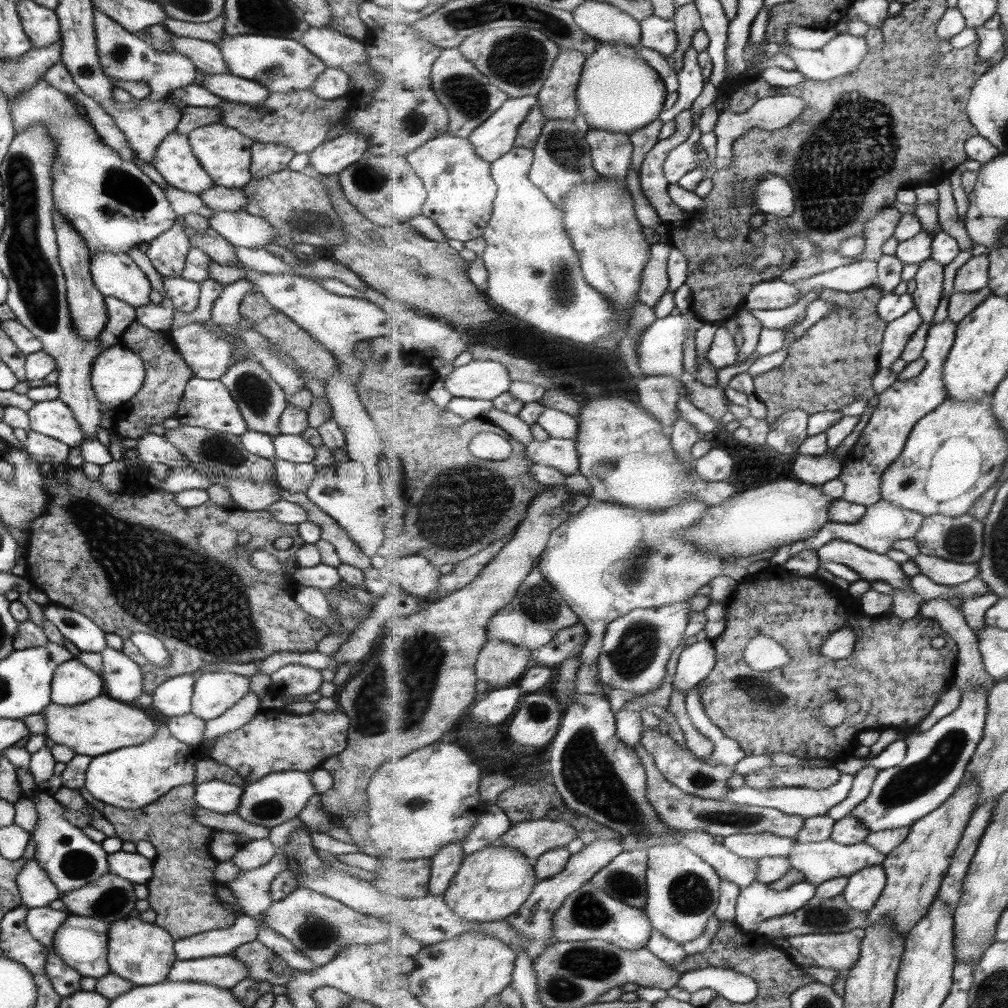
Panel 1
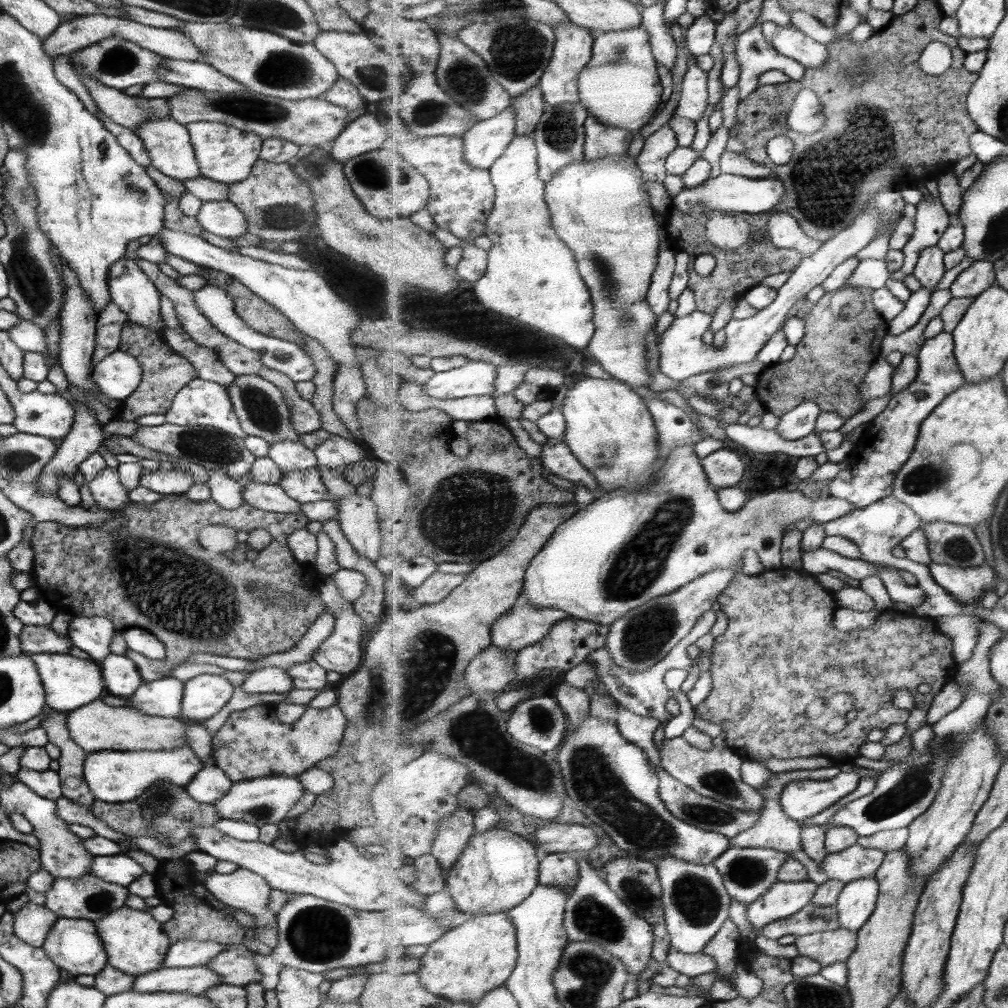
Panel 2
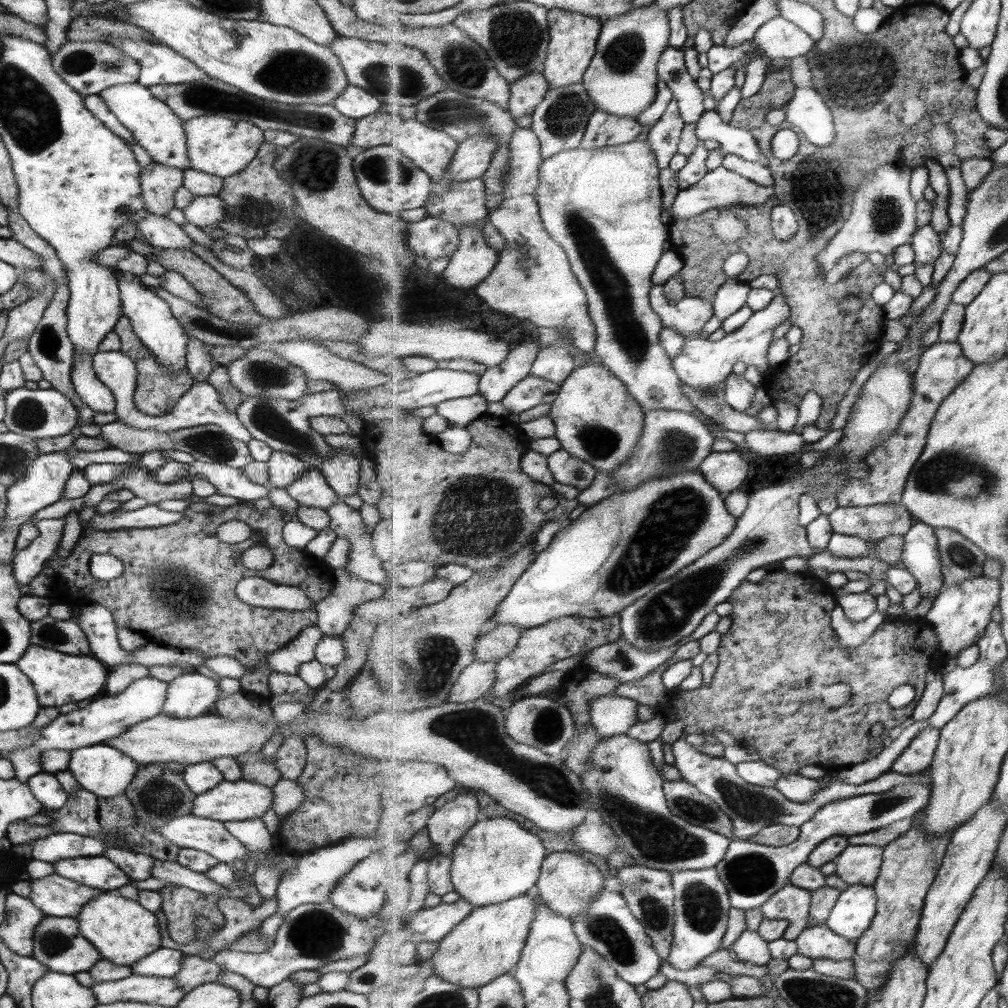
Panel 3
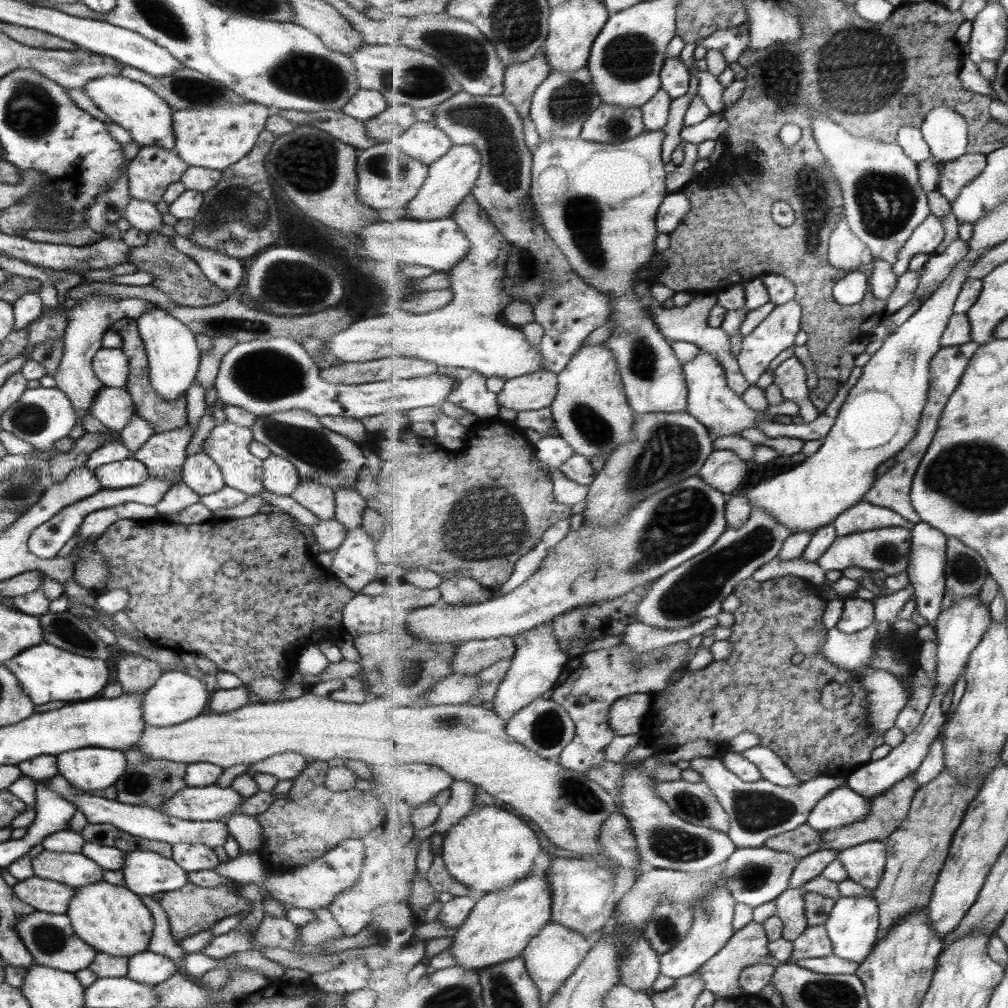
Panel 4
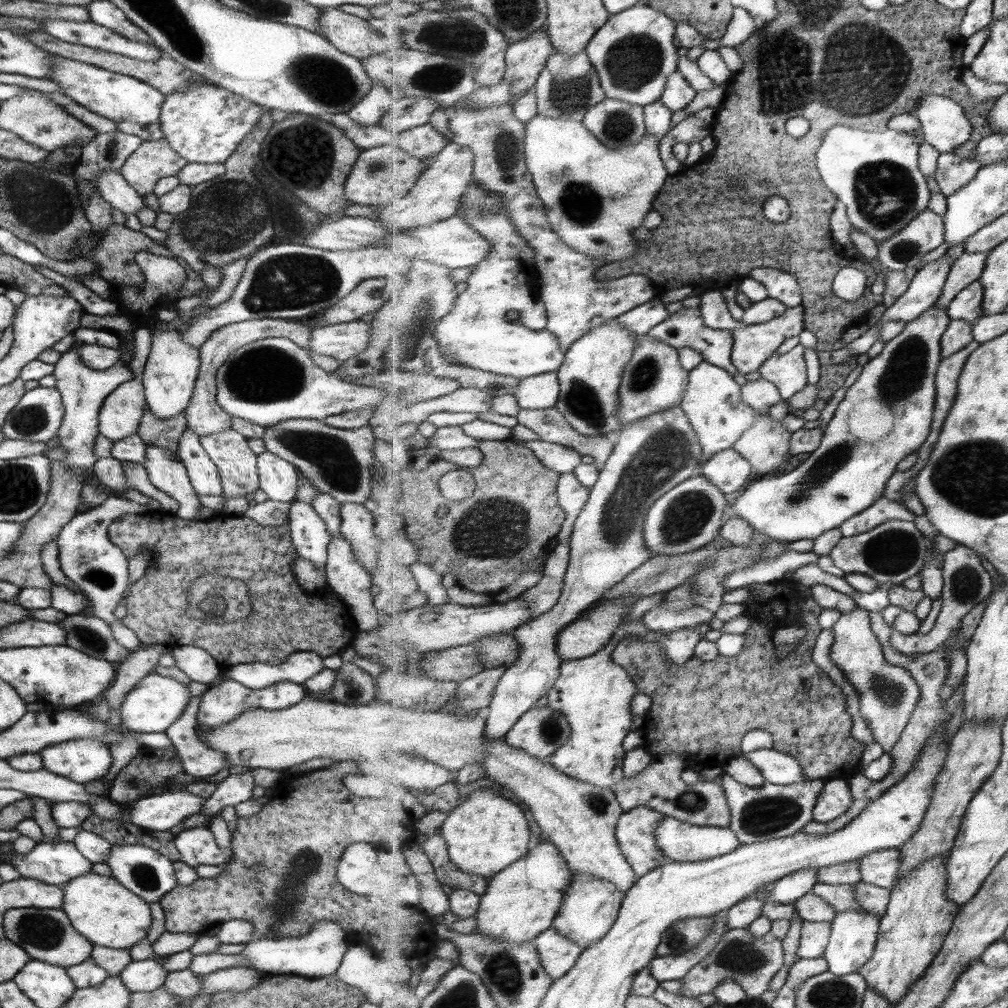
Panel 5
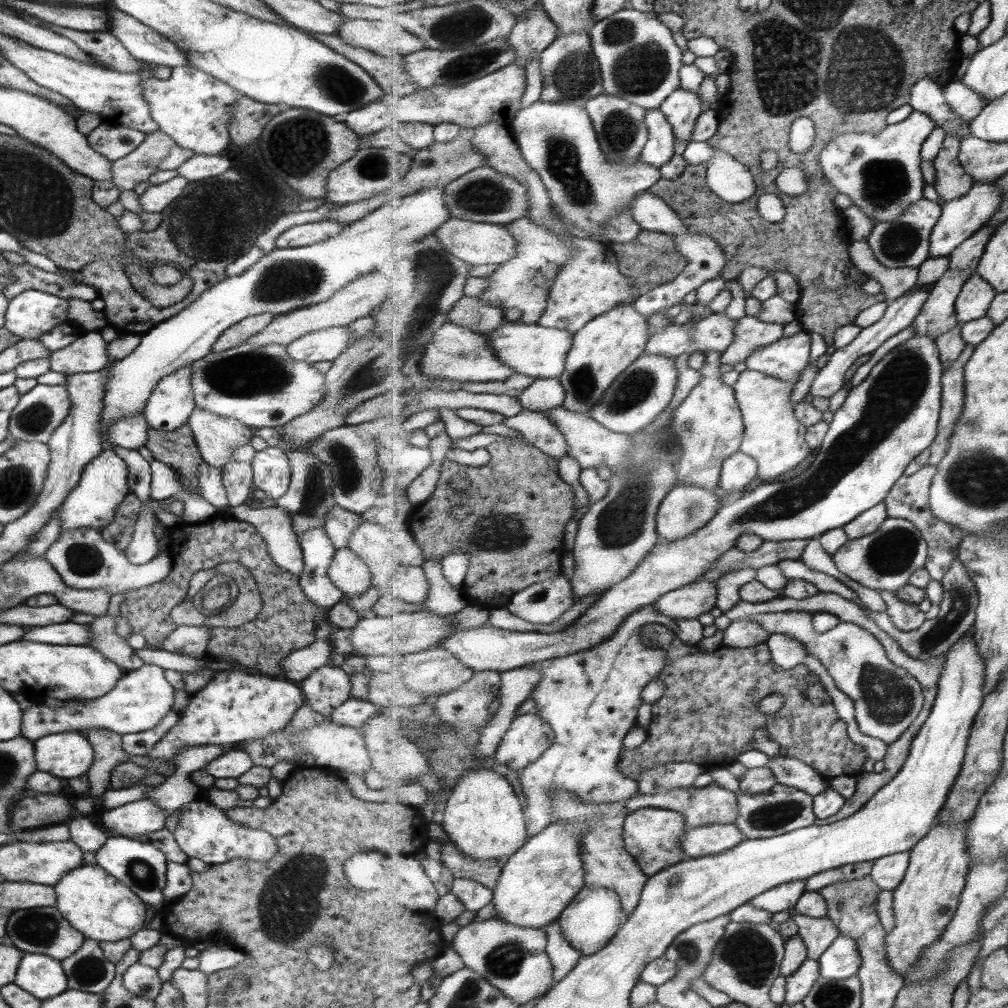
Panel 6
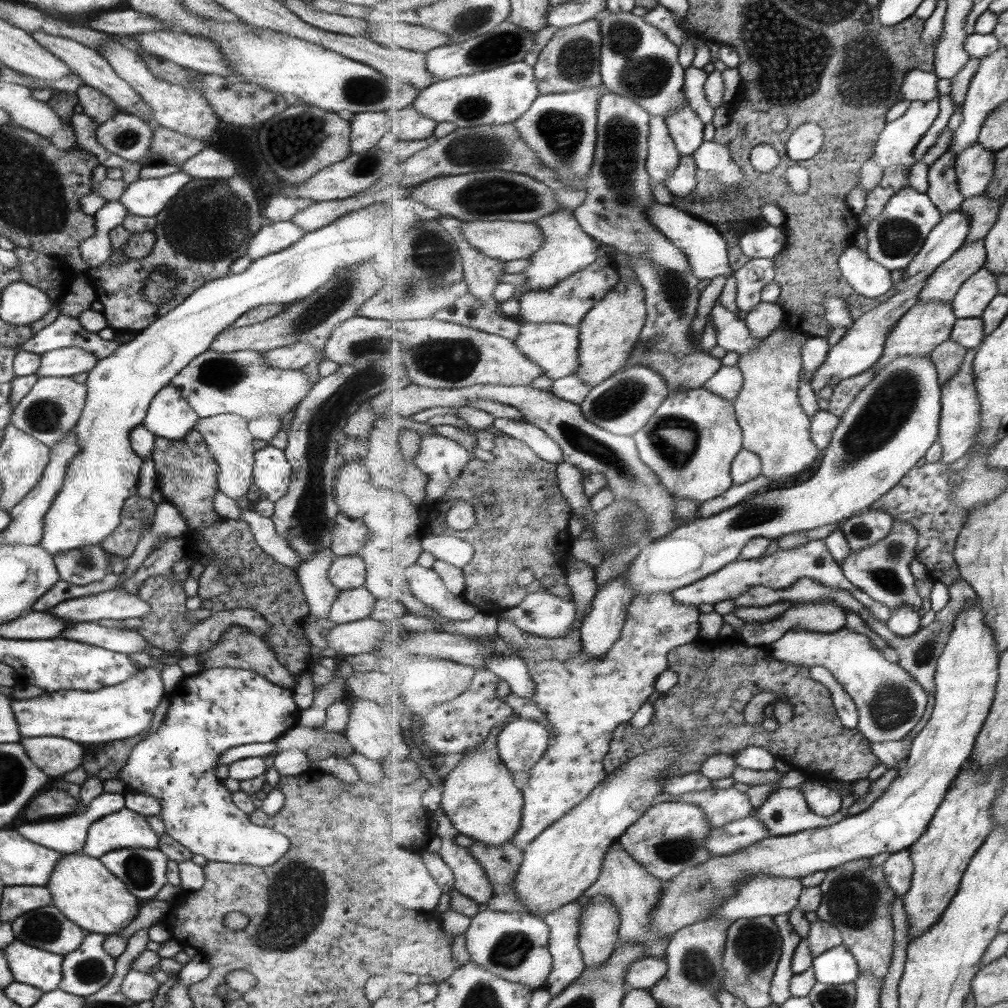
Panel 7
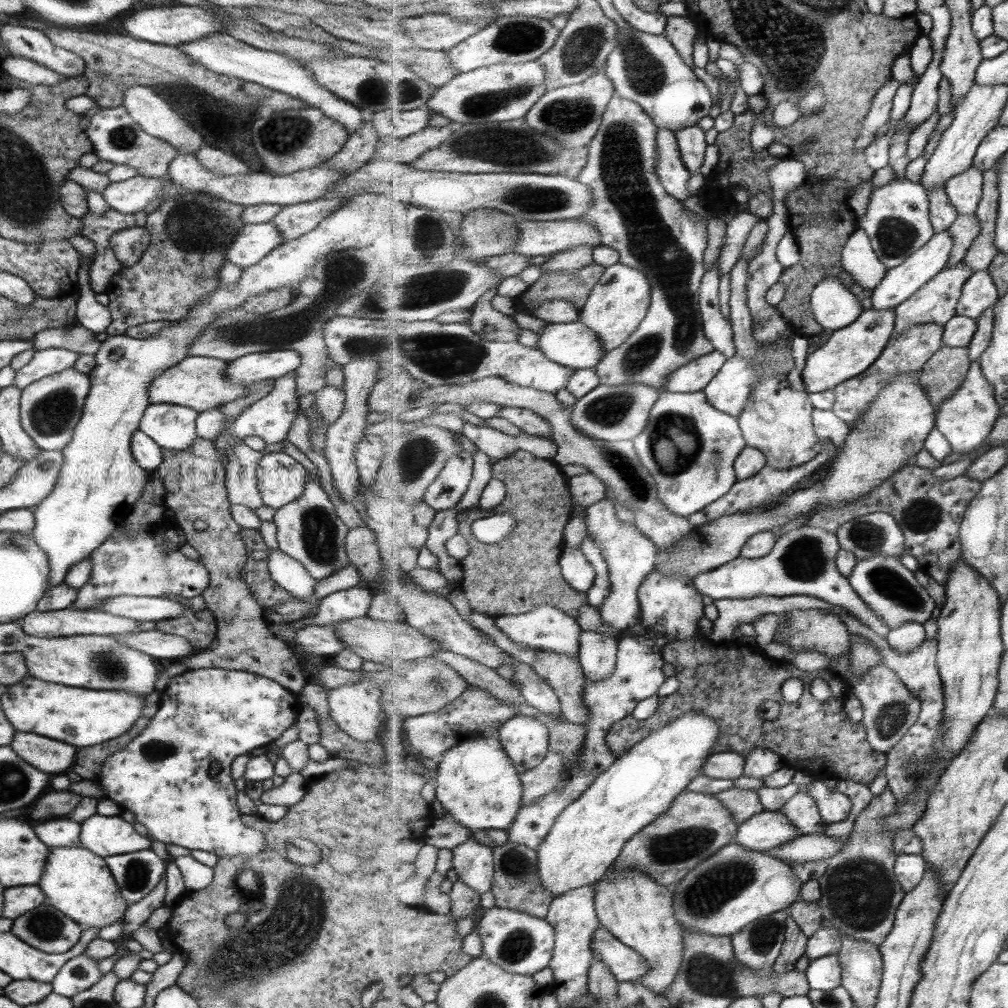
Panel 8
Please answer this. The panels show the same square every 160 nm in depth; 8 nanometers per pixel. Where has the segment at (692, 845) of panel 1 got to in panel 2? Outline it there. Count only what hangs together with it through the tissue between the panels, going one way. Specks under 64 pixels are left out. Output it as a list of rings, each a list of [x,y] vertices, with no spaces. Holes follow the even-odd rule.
[[[731,845],[713,863],[720,870],[732,898],[749,906],[760,896],[763,896],[763,893],[767,892],[767,889],[772,884],[775,884],[775,881],[779,881],[780,868],[791,857],[788,852],[779,852],[771,848],[751,848]]]

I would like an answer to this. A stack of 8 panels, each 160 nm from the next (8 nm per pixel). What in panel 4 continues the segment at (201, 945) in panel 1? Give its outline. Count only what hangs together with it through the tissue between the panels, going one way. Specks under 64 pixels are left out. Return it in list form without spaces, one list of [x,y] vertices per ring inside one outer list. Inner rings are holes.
[[[149,950],[128,957],[126,977],[135,982],[155,986],[175,973],[171,960]]]

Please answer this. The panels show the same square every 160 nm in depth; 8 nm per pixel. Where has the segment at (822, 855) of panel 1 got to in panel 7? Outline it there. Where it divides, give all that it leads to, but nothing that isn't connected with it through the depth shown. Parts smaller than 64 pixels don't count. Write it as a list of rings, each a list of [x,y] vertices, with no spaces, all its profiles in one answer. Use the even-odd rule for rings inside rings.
[[[903,849],[893,853],[885,862],[884,871],[891,888],[899,896],[904,897],[911,888],[915,872],[914,860],[911,858],[910,851]]]

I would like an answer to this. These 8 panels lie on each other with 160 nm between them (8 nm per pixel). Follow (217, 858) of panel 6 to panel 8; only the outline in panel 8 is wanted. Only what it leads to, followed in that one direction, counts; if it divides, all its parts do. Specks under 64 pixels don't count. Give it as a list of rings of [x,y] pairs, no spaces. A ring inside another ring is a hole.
[[[199,668],[170,678],[167,687],[155,699],[160,705],[144,732],[104,760],[96,779],[106,790],[103,797],[113,799],[121,810],[131,812],[134,821],[145,827],[151,840],[179,845],[187,850],[210,852],[218,858],[259,854],[266,844],[264,834],[253,828],[245,828],[239,820],[234,780],[227,776],[227,772],[235,756],[269,746],[281,736],[283,730],[295,724],[295,718],[301,712],[298,696],[273,680],[254,673]],[[212,762],[219,764],[217,774],[213,776],[209,774]]]

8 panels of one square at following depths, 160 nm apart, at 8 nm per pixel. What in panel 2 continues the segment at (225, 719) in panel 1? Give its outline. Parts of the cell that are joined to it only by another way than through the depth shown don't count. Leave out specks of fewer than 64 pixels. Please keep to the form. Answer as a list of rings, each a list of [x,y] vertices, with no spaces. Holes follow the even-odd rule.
[[[259,668],[251,674],[247,674],[240,688],[247,694],[267,694],[267,692],[289,692],[293,685],[291,685],[291,678],[287,676],[286,670]]]

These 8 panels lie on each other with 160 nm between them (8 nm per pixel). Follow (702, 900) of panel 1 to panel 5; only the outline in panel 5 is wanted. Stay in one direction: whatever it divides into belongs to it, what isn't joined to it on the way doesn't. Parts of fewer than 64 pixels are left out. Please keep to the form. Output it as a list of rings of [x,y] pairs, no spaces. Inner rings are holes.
[[[721,912],[714,917],[714,927],[708,932],[708,935],[689,952],[683,953],[681,956],[660,956],[655,957],[650,964],[654,977],[659,982],[668,980],[682,980],[685,975],[700,962],[703,962],[709,956],[721,939],[730,930],[728,918],[725,912]]]

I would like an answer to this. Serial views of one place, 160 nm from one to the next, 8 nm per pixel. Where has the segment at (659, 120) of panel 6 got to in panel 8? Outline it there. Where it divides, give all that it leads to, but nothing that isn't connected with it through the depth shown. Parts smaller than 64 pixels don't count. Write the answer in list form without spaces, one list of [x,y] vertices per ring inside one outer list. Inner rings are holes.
[[[660,128],[658,136],[658,161],[656,164],[656,173],[659,175],[661,184],[664,184],[667,193],[679,200],[687,200],[693,195],[689,193],[689,184],[692,173],[681,160],[679,146],[676,134],[665,128]]]

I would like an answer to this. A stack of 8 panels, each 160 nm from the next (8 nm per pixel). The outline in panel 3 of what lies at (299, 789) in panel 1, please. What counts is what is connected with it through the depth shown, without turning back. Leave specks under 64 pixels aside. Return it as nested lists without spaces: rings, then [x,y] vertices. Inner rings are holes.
[[[246,780],[221,781],[217,786],[201,792],[193,799],[191,816],[209,818],[218,822],[234,822],[241,820],[260,819],[262,814],[272,809],[273,791],[267,785]]]

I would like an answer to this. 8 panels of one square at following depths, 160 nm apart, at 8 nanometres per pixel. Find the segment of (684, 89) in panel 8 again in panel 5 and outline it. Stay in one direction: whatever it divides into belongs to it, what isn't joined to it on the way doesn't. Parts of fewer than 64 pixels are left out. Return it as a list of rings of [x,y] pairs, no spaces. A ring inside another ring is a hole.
[[[641,1],[626,11],[610,15],[607,24],[604,24],[595,33],[594,38],[585,48],[591,63],[598,70],[607,98],[643,107],[661,101],[669,76],[675,74],[677,66],[679,66],[679,54],[677,54],[679,50],[676,47],[677,30],[677,22],[667,16],[667,13],[653,8],[649,4],[642,4]]]

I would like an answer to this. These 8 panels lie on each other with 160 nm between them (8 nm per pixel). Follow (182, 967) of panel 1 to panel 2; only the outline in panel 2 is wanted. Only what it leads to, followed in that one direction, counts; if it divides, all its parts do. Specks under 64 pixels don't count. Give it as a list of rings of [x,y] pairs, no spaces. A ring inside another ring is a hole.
[[[207,965],[161,968],[134,977],[131,991],[180,992],[201,995],[220,983],[219,975]]]

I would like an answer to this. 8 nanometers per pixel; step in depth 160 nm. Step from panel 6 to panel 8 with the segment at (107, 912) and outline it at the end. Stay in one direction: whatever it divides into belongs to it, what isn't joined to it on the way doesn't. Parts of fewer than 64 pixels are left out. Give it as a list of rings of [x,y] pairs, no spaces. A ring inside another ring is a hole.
[[[81,846],[69,848],[50,848],[46,863],[37,886],[45,894],[45,903],[62,912],[67,918],[80,925],[82,928],[103,928],[118,920],[122,920],[125,909],[128,907],[126,900],[120,895],[119,887],[108,871],[106,862],[95,853],[89,852]]]

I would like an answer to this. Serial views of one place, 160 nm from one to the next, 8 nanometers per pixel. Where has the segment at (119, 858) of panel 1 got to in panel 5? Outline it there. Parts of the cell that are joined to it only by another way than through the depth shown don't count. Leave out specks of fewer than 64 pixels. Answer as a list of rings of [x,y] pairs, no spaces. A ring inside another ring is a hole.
[[[59,841],[39,842],[27,854],[10,854],[5,862],[21,877],[58,887],[91,872],[92,867],[72,842]]]

